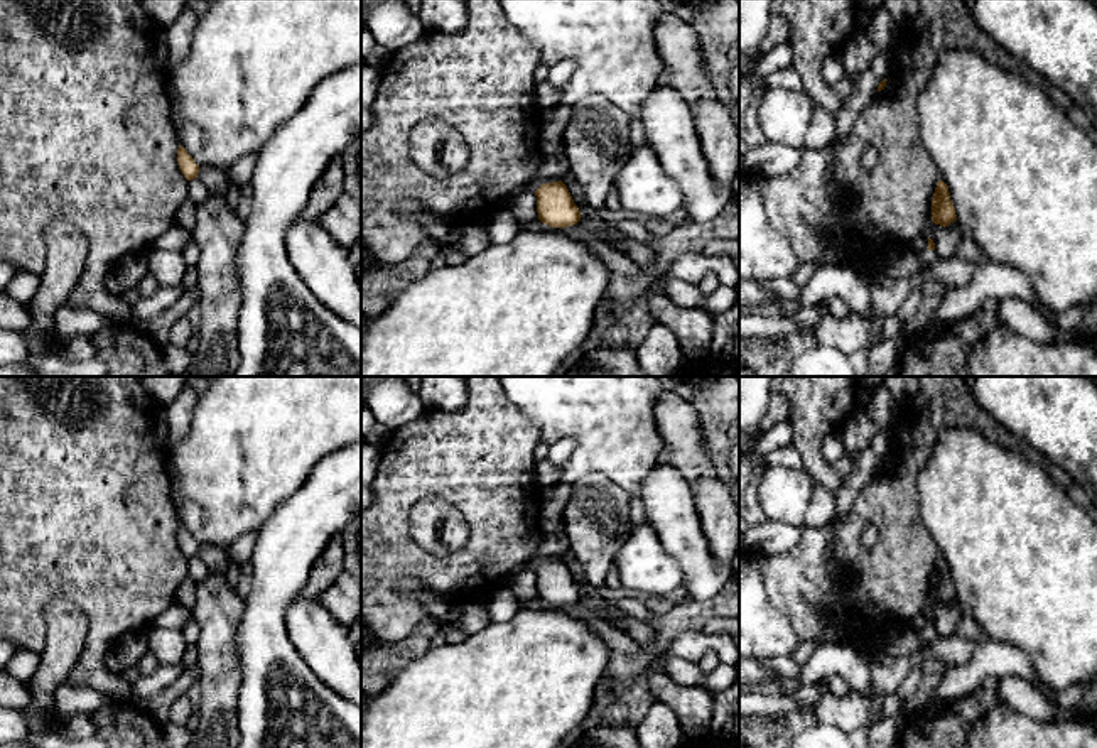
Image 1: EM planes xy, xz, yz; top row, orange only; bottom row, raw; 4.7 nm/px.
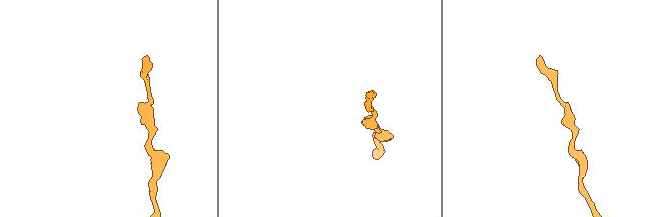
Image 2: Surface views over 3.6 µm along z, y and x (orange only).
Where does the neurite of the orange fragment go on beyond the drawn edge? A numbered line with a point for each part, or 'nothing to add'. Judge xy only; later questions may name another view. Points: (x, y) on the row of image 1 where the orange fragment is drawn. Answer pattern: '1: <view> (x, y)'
nothing to add

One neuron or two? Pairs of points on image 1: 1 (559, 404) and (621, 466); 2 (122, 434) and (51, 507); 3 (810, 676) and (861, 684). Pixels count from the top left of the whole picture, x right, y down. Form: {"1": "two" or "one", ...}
{"1": "one", "2": "one", "3": "one"}

